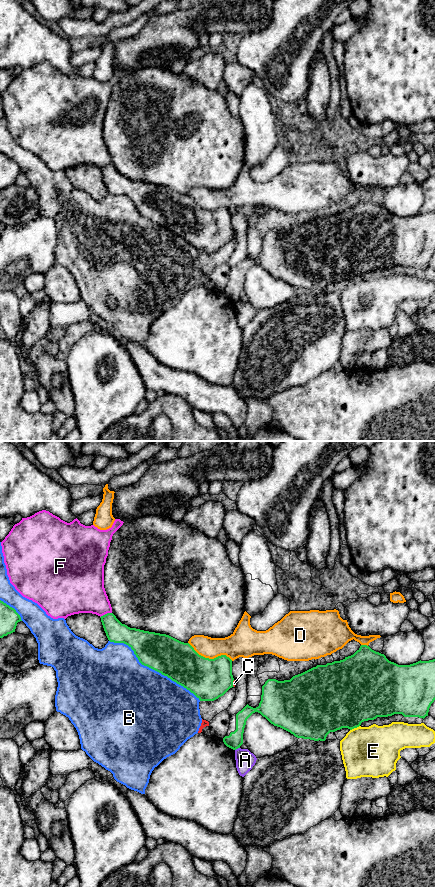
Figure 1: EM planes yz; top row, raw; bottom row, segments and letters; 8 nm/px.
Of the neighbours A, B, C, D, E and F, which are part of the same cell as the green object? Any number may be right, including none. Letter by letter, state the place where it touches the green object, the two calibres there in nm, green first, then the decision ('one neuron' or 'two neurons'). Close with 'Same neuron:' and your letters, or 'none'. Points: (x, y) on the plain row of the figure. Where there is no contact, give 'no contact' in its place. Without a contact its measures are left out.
A: meets green in yz at (237, 300); 120 nm thick on the green side, 160 nm on the other; two neurons
B: meets green in yz at (153, 221); 300 nm thick on the green side, 500 nm on the other; two neurons
C: meets green in yz at (232, 235); 340 nm thick on the green side, 30 nm on the other; two neurons
D: meets green in yz at (210, 211); 340 nm thick on the green side, 200 nm on the other; two neurons
E: meets green in yz at (354, 279); 480 nm thick on the green side, 400 nm on the other; two neurons
F: meets green in yz at (105, 166); 170 nm thick on the green side, 340 nm on the other; two neurons
Same neuron: none

